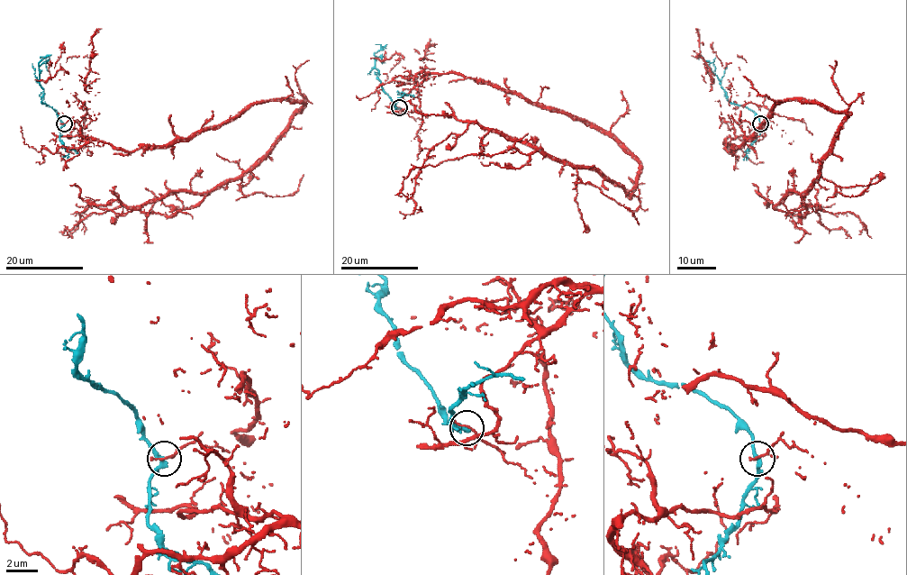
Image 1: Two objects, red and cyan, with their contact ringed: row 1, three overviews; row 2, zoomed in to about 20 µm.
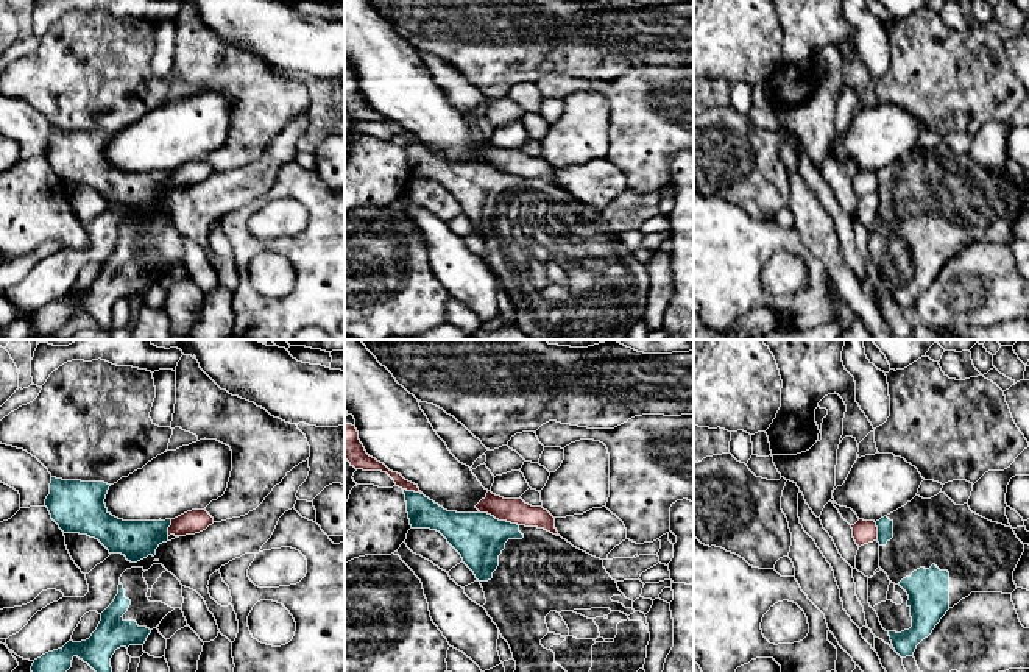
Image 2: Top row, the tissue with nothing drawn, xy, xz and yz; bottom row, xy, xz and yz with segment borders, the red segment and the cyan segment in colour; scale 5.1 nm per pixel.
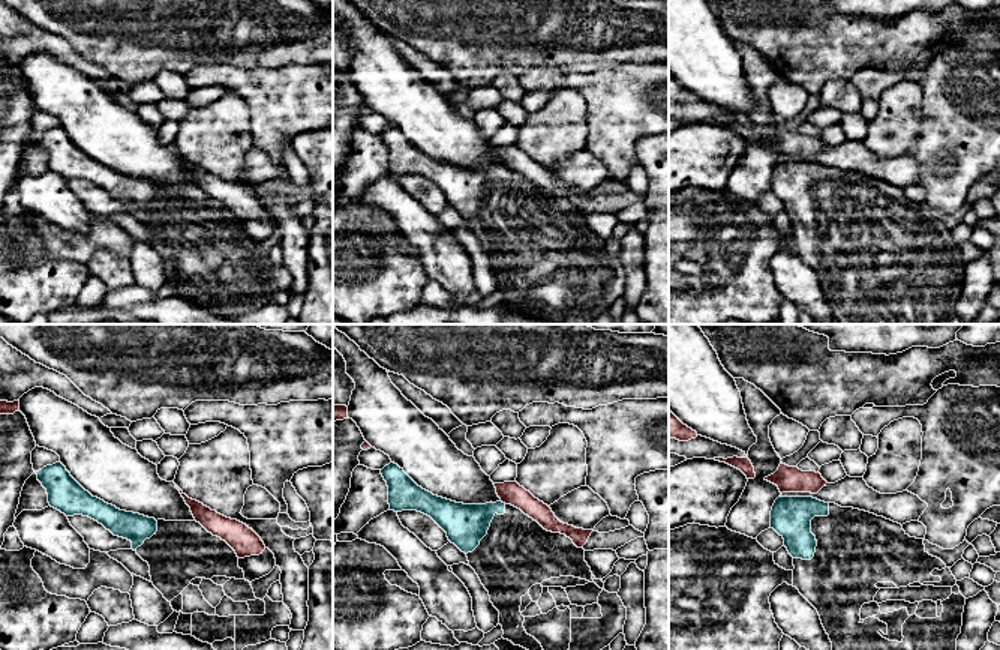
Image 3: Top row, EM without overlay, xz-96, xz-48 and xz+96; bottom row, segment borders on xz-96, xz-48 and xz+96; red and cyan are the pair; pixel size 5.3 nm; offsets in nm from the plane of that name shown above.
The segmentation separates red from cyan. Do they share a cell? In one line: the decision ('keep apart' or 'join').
keep apart

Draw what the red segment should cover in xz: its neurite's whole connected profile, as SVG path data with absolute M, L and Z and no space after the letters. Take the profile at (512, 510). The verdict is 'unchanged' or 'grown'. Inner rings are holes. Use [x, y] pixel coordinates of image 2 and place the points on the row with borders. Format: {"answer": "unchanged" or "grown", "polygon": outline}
{"answer": "unchanged", "polygon": "M488 491L486 497L482 499L476 508L480 513L488 513L499 521L544 529L560 536L555 529L555 518L543 507L532 507L522 499L504 499Z"}

